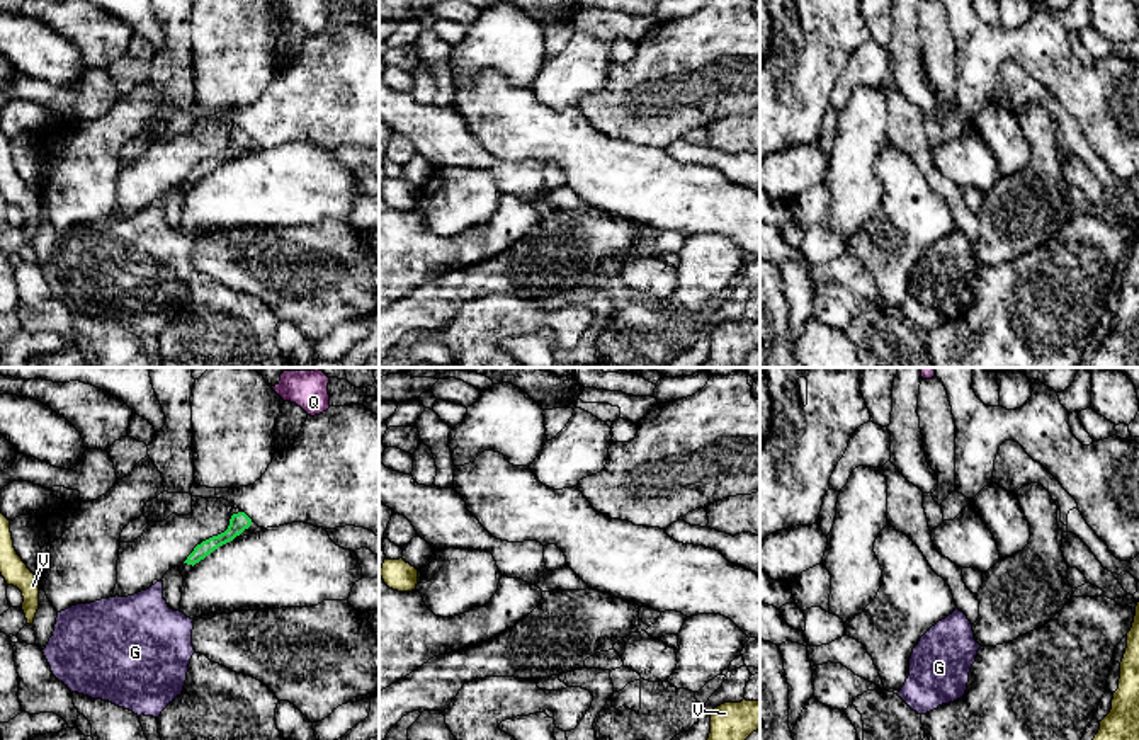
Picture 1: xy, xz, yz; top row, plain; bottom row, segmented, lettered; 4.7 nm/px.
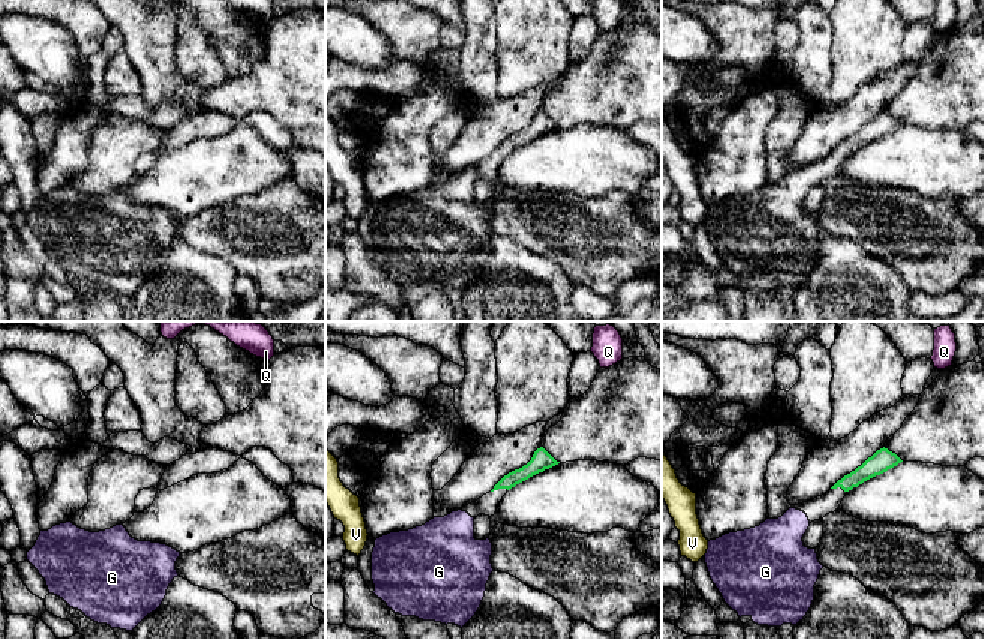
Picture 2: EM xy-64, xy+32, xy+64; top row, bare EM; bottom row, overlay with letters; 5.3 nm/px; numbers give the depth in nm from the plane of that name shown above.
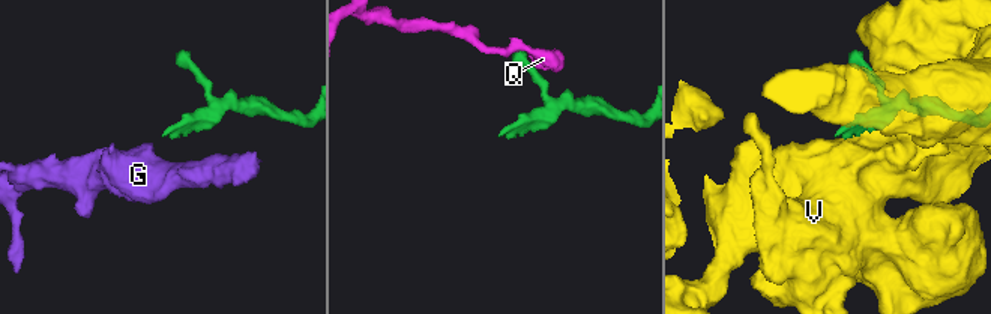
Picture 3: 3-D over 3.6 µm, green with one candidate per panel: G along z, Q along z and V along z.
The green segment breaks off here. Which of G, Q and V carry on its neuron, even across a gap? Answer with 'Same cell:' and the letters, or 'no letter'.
Same cell: G

